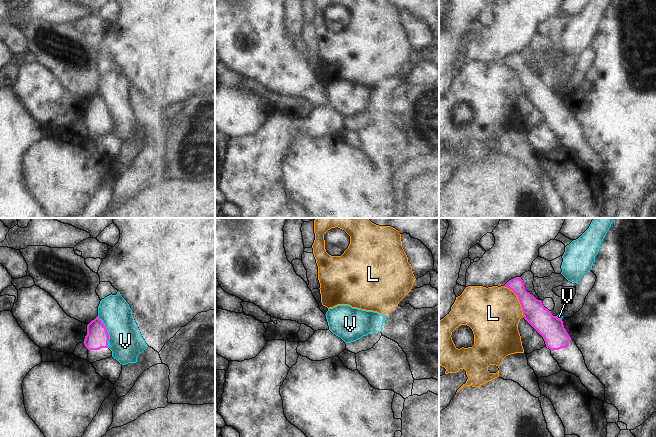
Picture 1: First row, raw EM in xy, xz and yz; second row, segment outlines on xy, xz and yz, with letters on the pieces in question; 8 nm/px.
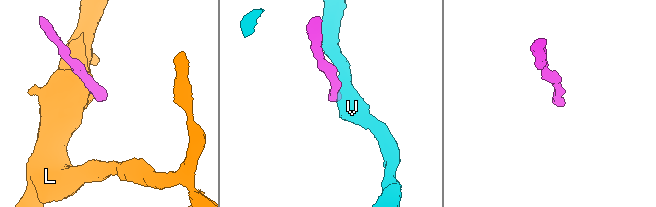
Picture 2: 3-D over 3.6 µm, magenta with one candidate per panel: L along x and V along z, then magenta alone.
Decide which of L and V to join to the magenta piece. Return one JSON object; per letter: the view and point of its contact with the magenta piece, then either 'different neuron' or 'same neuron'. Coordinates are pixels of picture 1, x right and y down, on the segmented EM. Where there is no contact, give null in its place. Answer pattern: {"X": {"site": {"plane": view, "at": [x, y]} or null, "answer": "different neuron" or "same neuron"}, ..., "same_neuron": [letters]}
{"L": {"site": {"plane": "yz", "at": [518, 299]}, "answer": "different neuron"}, "V": {"site": {"plane": "xy", "at": [107, 332]}, "answer": "different neuron"}, "same_neuron": []}

